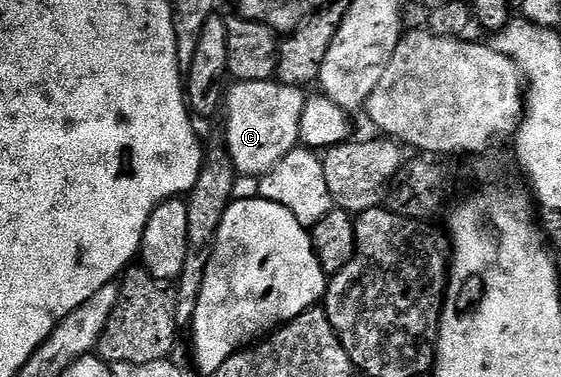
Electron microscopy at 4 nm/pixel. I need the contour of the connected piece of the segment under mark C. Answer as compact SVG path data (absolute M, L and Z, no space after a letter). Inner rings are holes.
M277 81L235 82L233 86L224 95L224 150L234 162L235 172L239 176L267 175L286 154L299 146L307 92L304 93L302 87L284 85Z

